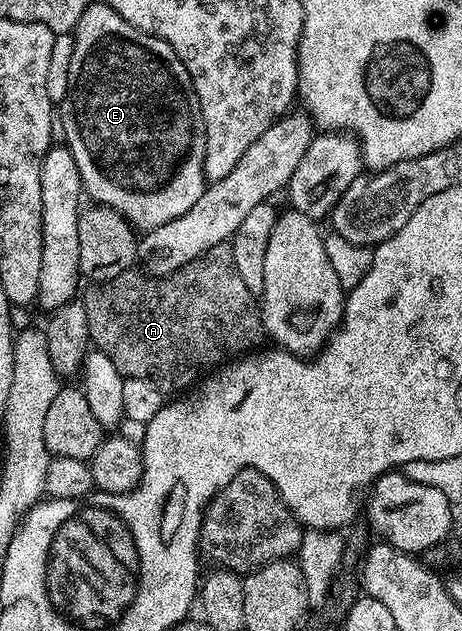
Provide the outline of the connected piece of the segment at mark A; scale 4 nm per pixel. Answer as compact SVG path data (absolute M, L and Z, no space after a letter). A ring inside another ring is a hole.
M230 243L213 246L205 255L183 265L171 276L152 278L139 272L131 270L103 283L96 283L81 296L85 314L89 318L91 344L107 353L124 378L145 378L158 384L164 393L179 394L190 389L212 370L242 357L258 345L255 343L259 339L264 339L260 301L256 293L245 286L237 271Z

